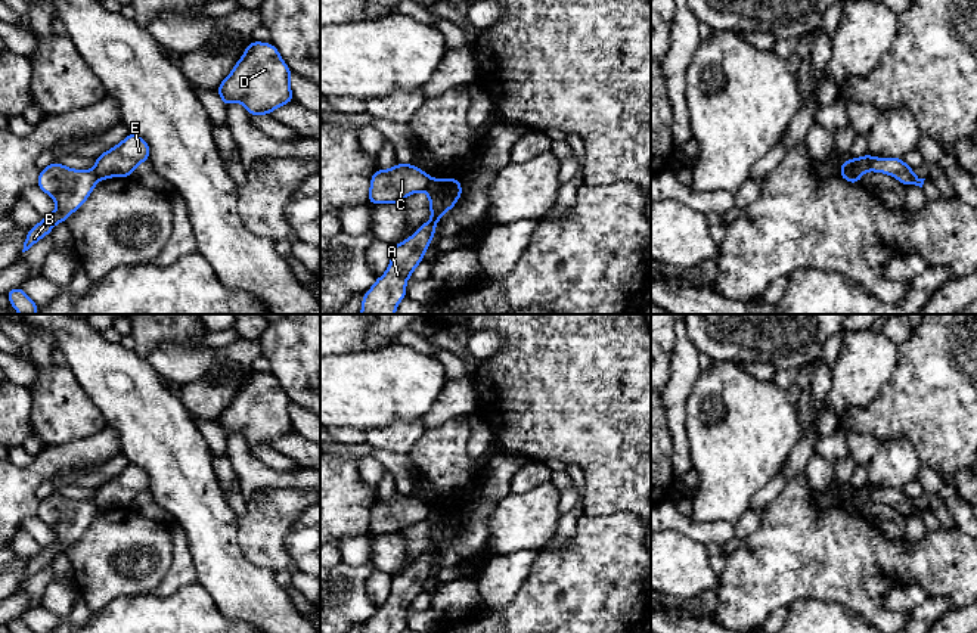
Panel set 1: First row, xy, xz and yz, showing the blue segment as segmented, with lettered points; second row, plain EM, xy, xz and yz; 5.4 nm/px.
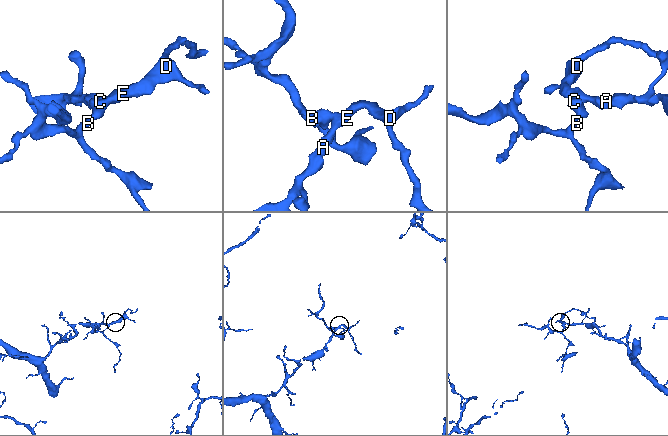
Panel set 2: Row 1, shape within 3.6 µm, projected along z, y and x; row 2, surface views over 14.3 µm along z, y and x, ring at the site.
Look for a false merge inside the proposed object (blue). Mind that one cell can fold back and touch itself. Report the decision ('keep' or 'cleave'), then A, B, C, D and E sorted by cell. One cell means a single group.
cleave | A D E / B C

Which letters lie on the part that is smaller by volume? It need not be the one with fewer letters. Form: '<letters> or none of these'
B, C

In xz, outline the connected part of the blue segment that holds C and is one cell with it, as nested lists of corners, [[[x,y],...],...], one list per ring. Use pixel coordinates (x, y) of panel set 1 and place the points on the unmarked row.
[[[412,494],[376,500],[370,508],[369,534],[401,534],[412,524],[427,522],[429,512],[428,503]]]

